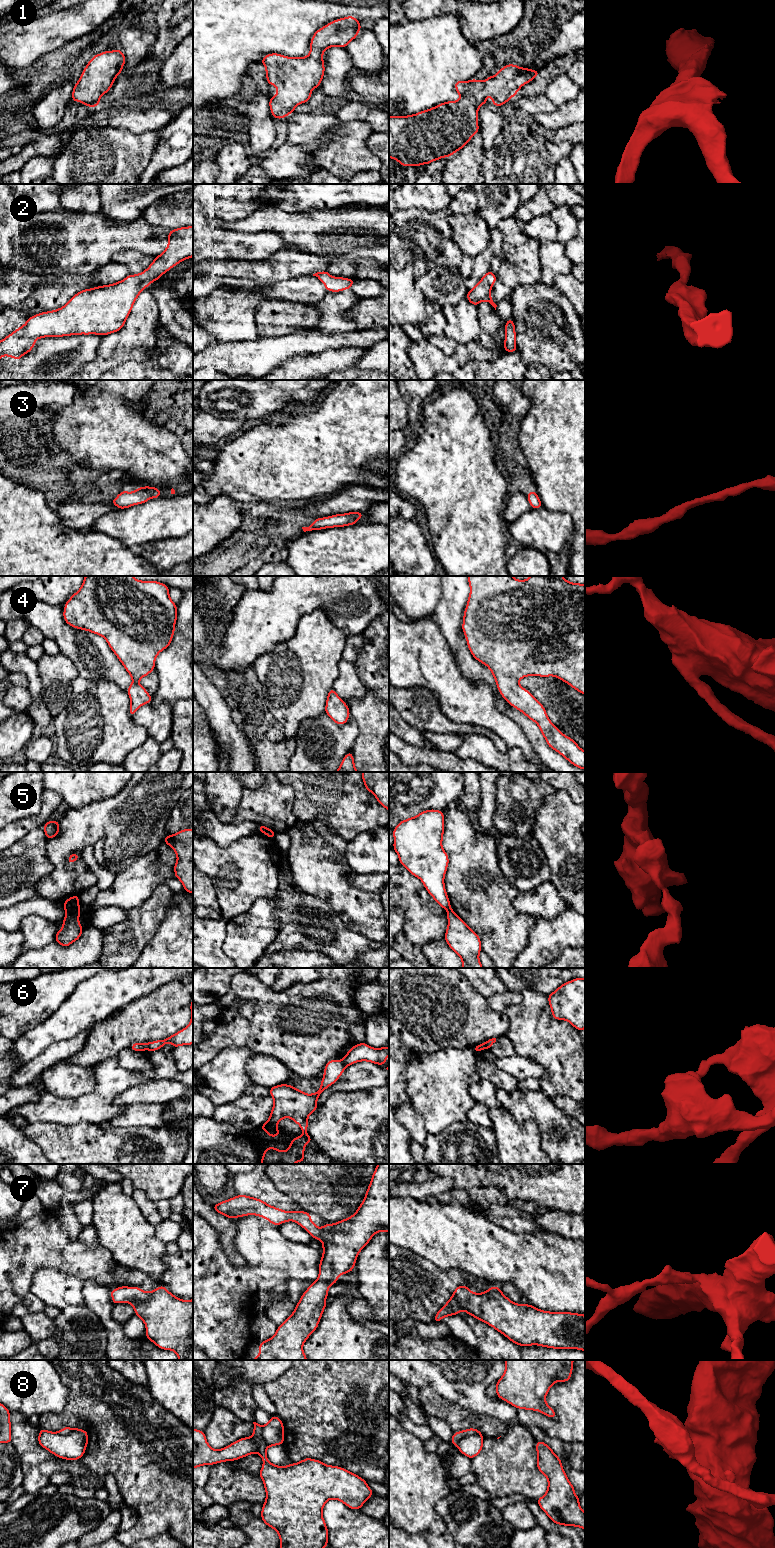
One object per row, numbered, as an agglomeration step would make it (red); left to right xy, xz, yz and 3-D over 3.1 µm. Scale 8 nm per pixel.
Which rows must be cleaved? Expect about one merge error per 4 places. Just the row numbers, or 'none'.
5, 6, 8

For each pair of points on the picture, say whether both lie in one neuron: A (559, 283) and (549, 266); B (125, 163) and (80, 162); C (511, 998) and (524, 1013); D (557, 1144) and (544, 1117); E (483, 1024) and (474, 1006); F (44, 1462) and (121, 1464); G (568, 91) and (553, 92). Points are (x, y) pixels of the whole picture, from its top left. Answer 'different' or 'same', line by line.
A: different
B: same
C: different
D: same
E: same
F: different
G: same

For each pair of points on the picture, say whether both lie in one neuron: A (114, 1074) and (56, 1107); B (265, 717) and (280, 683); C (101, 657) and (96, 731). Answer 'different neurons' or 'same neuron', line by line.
A: same neuron
B: different neurons
C: different neurons

